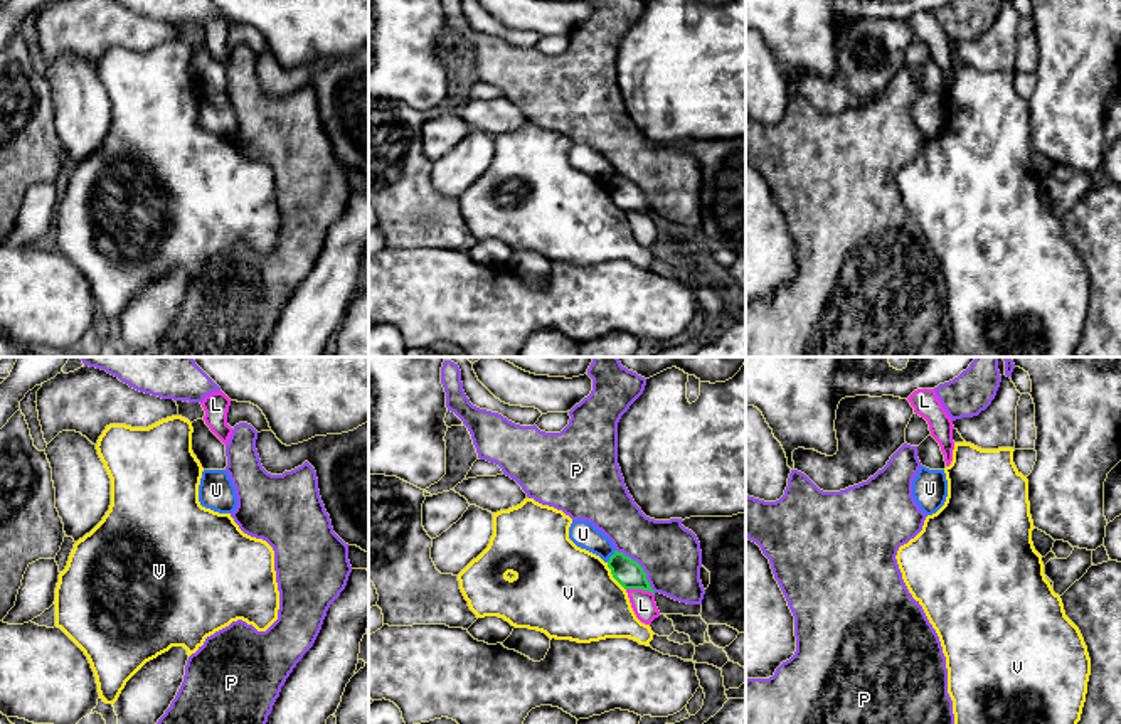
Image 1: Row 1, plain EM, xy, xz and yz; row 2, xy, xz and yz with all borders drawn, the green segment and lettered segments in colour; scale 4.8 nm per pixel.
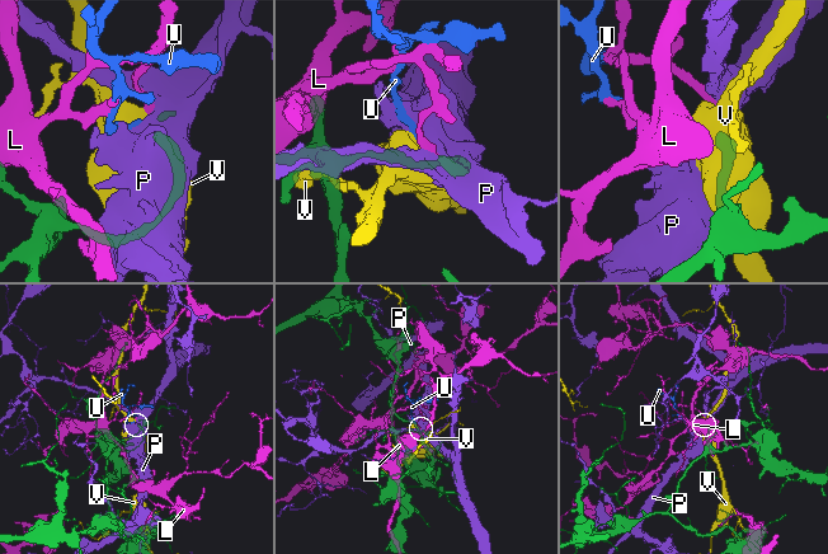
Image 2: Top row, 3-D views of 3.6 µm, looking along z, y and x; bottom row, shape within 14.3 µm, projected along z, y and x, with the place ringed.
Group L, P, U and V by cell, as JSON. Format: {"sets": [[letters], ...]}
{"sets": [["L"], ["P"], ["U"], ["V"]]}

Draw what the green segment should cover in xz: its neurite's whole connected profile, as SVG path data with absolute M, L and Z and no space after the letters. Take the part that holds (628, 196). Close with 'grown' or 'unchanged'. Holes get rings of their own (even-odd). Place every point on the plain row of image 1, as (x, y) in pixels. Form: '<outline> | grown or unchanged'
M614 173L614 177L608 184L608 190L611 192L613 200L624 212L643 212L655 217L643 190L623 175Z | unchanged

